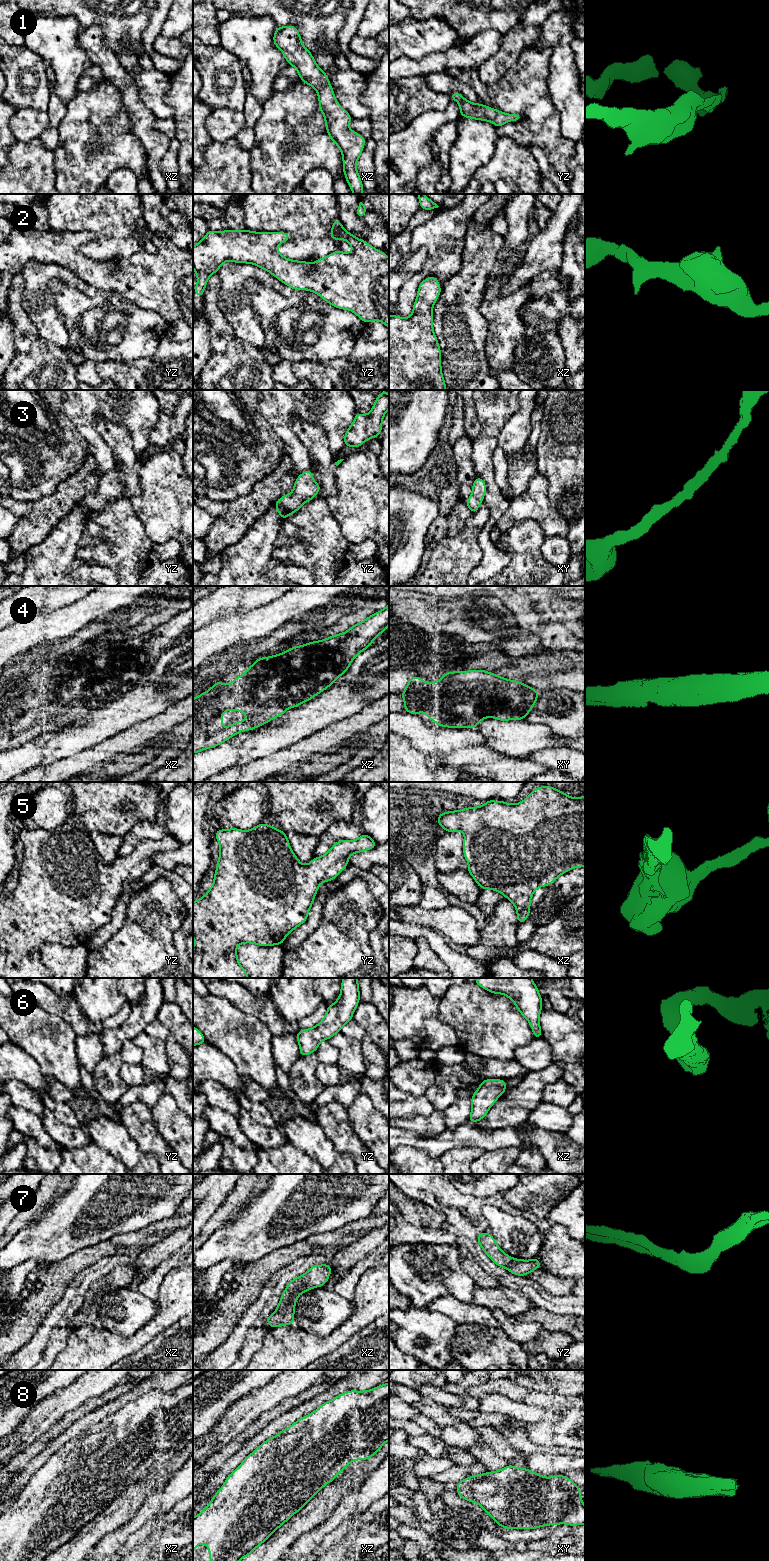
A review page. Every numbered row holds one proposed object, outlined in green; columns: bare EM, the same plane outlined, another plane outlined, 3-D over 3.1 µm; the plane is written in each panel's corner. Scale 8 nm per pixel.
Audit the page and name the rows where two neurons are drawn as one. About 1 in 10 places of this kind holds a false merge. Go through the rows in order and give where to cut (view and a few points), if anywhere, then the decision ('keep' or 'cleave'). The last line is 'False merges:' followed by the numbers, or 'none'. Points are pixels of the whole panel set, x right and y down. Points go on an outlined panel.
1: cut none; keep
2: cut none; keep
3: cut none; keep
4: cut none; keep
5: cut none; keep
6: cut none; keep
7: cut none; keep
8: cut none; keep
False merges: none

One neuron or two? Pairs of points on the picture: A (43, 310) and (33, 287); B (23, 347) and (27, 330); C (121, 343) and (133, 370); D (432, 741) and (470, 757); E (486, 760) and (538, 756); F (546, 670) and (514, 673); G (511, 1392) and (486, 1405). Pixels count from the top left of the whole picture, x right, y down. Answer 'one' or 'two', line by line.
A: one
B: one
C: two
D: two
E: two
F: one
G: two

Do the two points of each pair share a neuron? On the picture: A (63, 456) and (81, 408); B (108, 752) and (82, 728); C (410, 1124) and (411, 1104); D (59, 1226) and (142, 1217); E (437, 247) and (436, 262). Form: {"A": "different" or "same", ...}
{"A": "different", "B": "different", "C": "different", "D": "same", "E": "same"}

